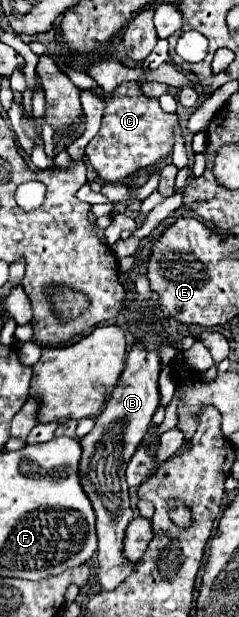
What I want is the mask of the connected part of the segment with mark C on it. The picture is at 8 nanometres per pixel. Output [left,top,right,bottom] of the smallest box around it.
[86,82,178,183]

